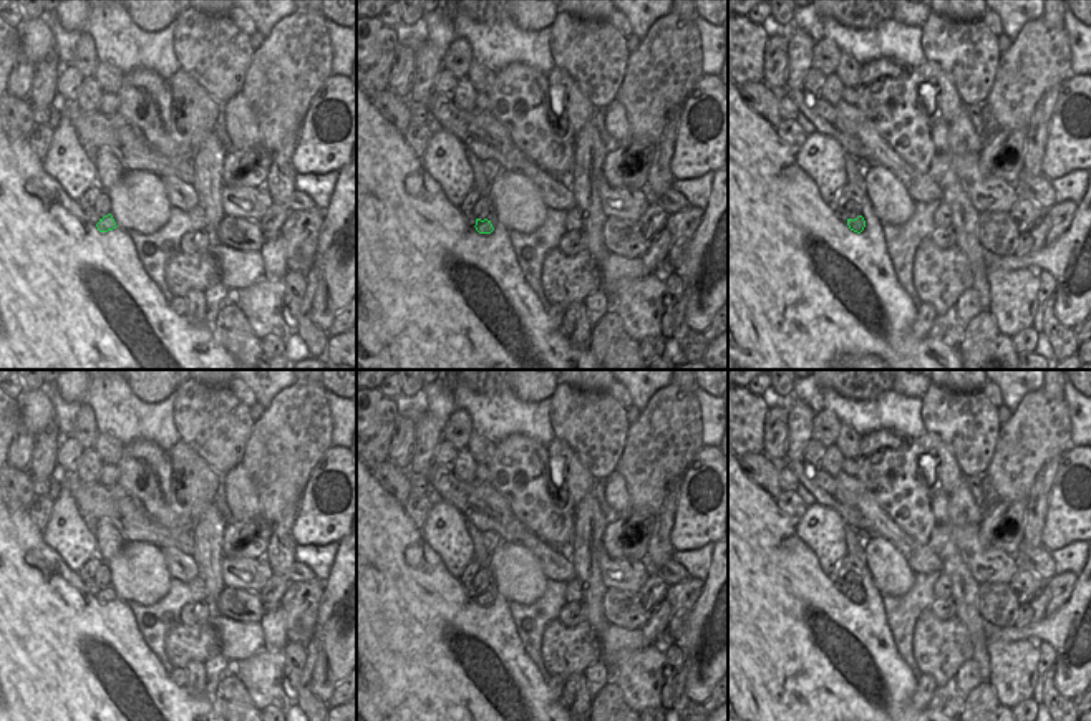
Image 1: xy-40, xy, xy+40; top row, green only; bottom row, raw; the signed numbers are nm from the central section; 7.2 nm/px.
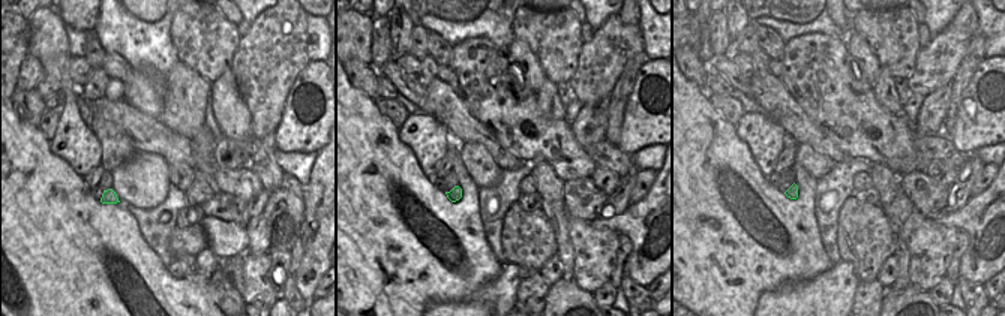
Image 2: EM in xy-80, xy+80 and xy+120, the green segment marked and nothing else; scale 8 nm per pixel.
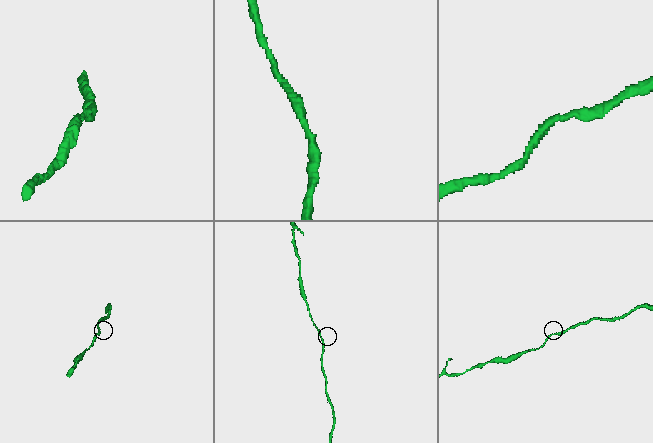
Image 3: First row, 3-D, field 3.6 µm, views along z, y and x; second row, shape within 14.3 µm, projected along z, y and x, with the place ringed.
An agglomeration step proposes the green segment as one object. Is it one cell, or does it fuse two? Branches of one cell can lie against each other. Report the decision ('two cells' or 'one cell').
one cell

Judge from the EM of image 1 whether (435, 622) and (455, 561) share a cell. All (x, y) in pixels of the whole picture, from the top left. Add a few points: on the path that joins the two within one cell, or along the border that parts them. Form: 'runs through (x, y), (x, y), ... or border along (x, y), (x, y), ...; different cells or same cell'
border along (425, 542), (458, 579); different cells

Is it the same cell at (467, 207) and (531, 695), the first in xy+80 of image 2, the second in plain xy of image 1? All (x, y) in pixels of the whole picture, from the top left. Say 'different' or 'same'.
same

